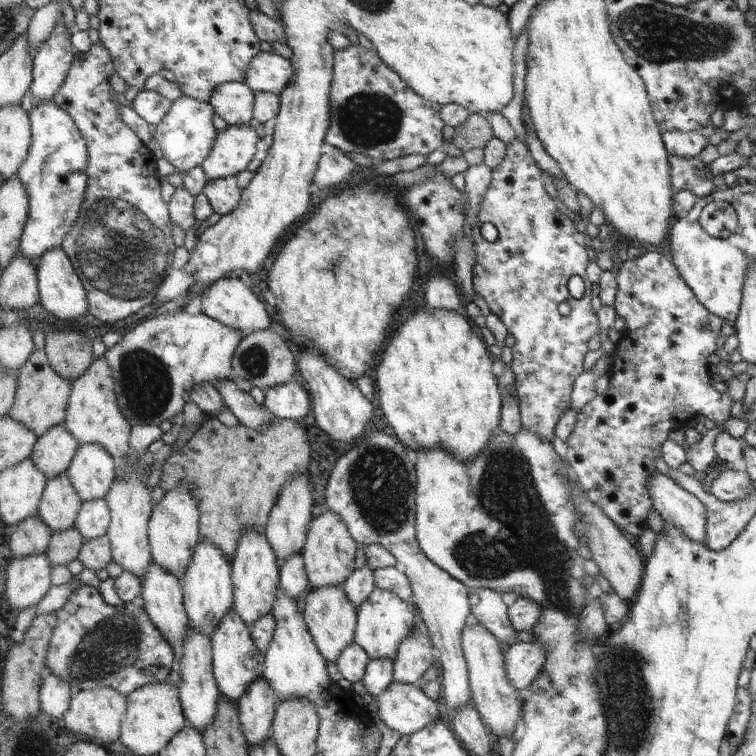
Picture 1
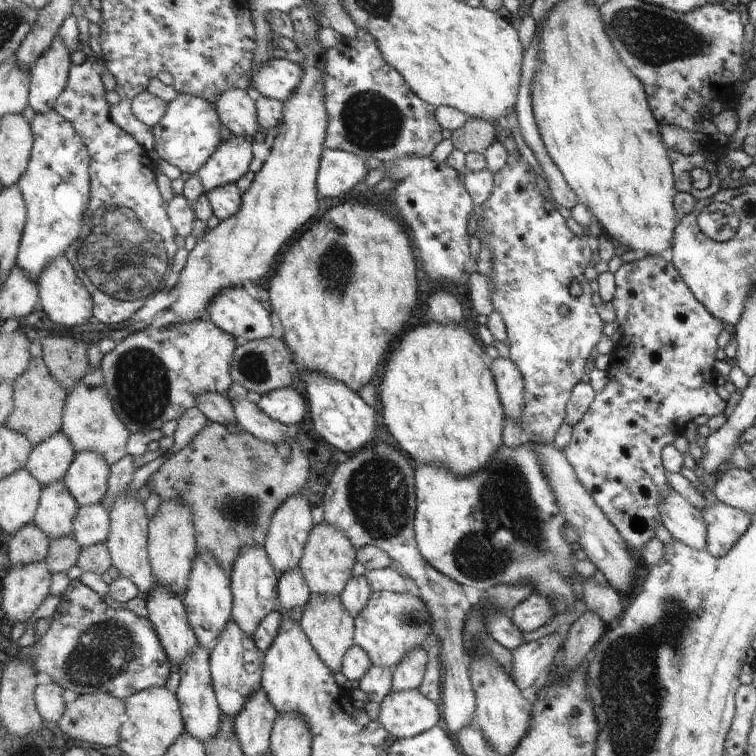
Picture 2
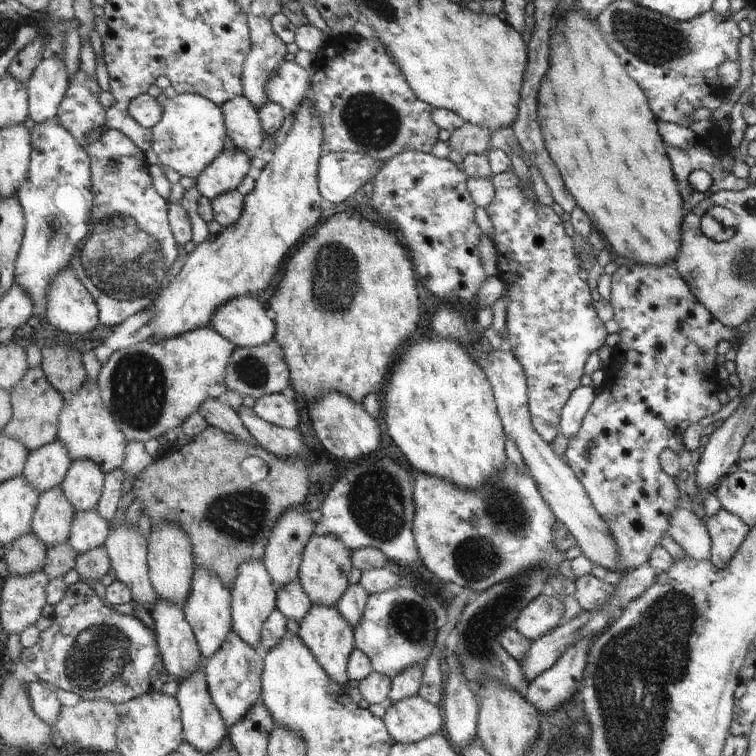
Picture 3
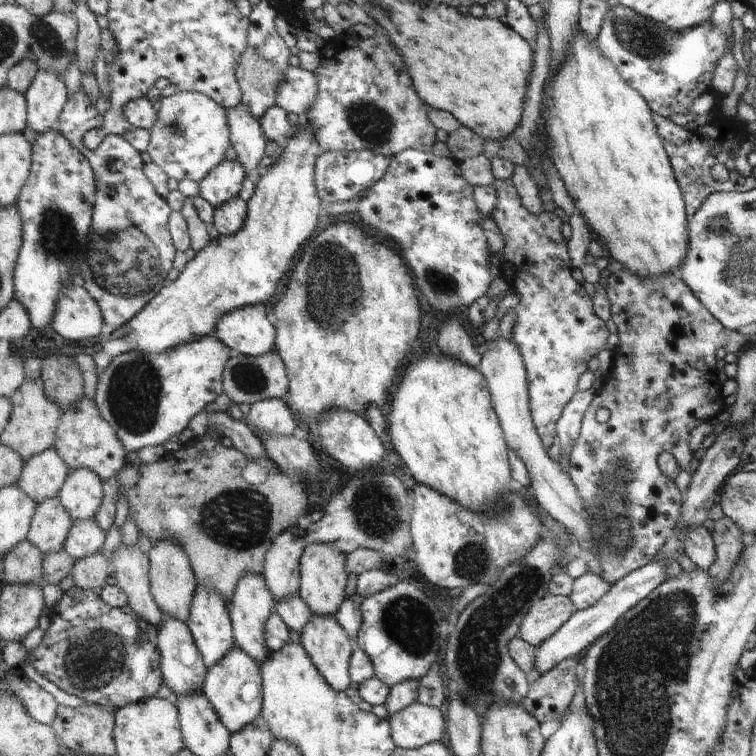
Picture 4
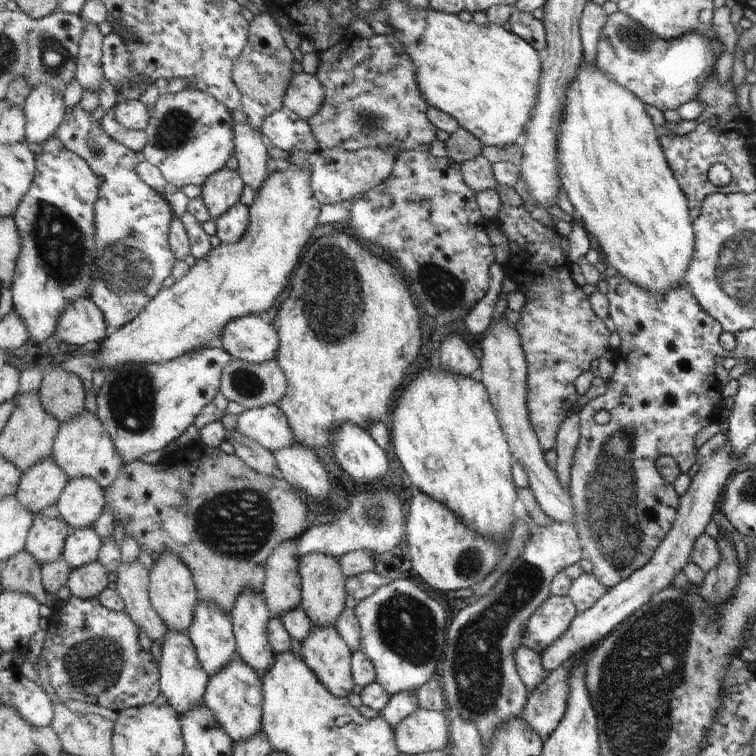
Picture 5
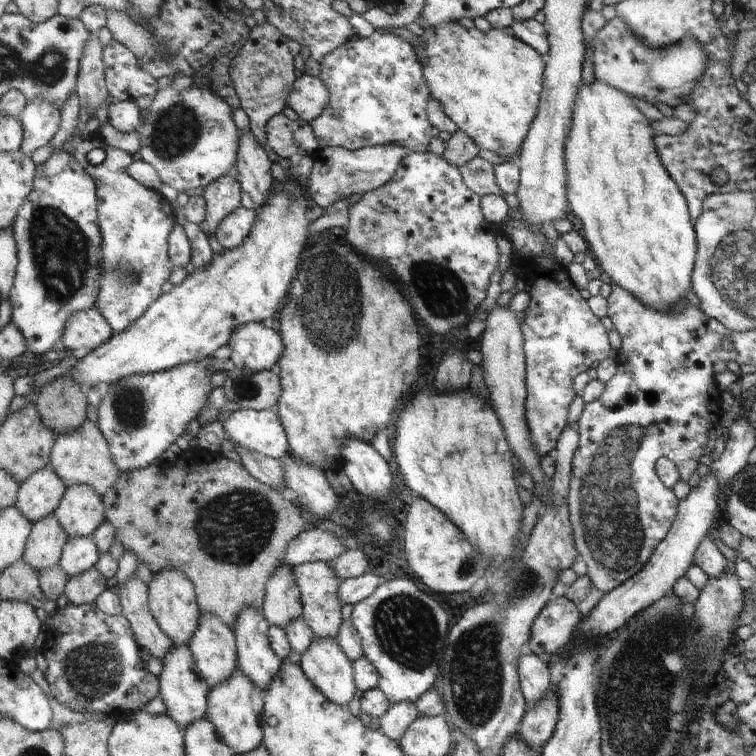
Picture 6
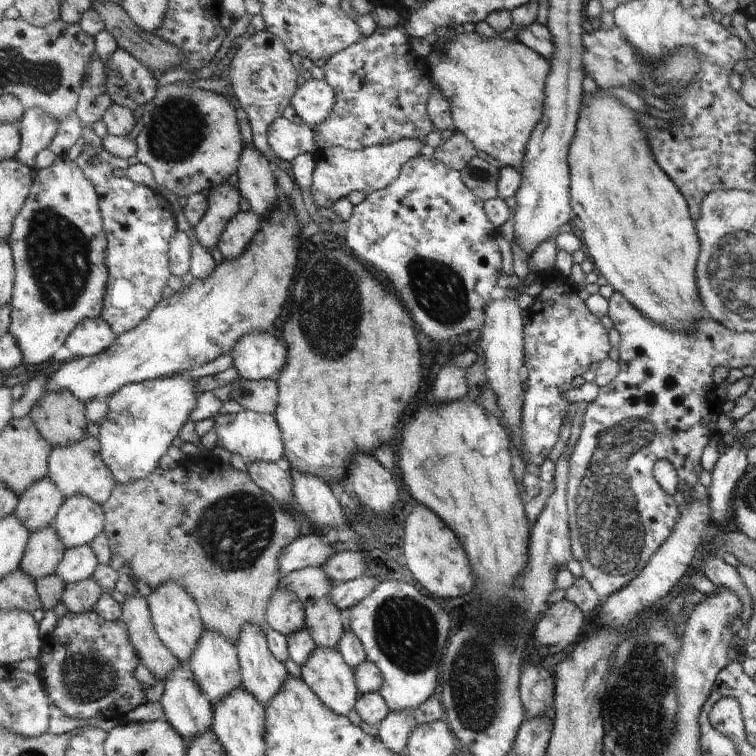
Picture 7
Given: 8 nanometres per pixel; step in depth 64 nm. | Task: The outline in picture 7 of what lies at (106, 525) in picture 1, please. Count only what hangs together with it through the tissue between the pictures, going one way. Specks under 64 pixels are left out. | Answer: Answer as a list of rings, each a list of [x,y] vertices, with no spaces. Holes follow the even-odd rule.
[[[91,544],[79,546],[79,548],[69,548],[65,553],[56,574],[61,576],[61,580],[65,582],[66,586],[71,586],[75,582],[83,582],[95,574],[99,558],[95,556],[95,550],[91,548]]]

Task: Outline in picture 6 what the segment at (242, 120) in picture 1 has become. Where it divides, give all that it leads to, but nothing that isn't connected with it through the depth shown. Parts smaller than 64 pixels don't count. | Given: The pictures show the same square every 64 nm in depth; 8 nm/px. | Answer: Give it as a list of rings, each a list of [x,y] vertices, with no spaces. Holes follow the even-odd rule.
[[[239,130],[239,152],[236,166],[238,168],[238,180],[242,184],[244,192],[247,192],[257,206],[263,206],[267,200],[267,194],[271,194],[274,188],[271,175],[271,159],[267,156],[267,150],[263,144],[259,144],[257,136],[249,130]]]

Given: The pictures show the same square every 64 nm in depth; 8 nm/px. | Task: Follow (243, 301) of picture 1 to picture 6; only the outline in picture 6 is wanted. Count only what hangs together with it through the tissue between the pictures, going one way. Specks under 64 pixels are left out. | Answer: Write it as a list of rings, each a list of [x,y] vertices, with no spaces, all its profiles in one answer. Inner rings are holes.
[[[263,322],[239,326],[231,334],[231,342],[227,347],[231,350],[230,364],[247,368],[251,372],[277,369],[285,352],[283,340],[276,327],[268,327]]]

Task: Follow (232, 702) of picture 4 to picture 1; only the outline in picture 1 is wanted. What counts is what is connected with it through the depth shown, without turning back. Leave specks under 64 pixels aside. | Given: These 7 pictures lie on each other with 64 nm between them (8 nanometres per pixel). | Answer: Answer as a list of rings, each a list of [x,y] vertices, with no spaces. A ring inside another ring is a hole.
[[[231,608],[231,612],[227,612],[221,620],[221,624],[215,630],[212,638],[214,674],[218,681],[219,692],[225,700],[231,700],[235,704],[238,704],[251,684],[263,676],[265,668],[263,654],[257,649],[257,644],[253,642],[249,627],[247,622],[239,616],[239,612],[235,612],[235,608]]]

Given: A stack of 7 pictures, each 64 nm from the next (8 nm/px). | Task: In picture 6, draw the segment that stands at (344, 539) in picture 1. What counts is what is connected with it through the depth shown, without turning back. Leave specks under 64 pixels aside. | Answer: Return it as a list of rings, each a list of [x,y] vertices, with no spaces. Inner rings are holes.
[[[323,560],[299,564],[294,567],[294,574],[295,582],[299,584],[302,592],[303,620],[315,632],[314,635],[317,638],[333,636],[338,640],[339,628],[342,627],[343,622],[343,616],[341,616],[343,604],[339,600],[339,588],[342,587],[343,580],[335,572],[335,568],[331,568],[330,564]]]

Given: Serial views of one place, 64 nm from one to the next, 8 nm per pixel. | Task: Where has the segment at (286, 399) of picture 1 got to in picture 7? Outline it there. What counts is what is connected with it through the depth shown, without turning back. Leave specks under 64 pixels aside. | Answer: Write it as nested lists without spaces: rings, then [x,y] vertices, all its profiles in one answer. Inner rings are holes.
[[[248,409],[238,413],[218,414],[214,418],[213,427],[220,437],[217,446],[241,456],[248,465],[259,460],[283,463],[286,441],[283,440],[283,430],[273,414],[259,414]]]

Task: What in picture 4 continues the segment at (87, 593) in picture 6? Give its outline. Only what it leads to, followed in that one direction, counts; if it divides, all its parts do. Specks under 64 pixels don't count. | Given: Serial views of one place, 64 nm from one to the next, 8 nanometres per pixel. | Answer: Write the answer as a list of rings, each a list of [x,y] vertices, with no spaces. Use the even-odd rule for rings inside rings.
[[[101,552],[79,560],[72,570],[74,584],[83,590],[104,589],[111,574],[110,561]]]

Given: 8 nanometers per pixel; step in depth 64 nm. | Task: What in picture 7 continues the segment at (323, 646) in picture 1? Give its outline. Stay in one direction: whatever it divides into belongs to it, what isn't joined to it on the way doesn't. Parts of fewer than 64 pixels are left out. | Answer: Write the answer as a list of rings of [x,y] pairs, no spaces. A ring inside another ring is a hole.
[[[316,646],[311,658],[303,664],[301,677],[311,686],[311,690],[339,716],[349,716],[359,700],[359,689],[354,669],[347,664],[343,654],[336,648]]]

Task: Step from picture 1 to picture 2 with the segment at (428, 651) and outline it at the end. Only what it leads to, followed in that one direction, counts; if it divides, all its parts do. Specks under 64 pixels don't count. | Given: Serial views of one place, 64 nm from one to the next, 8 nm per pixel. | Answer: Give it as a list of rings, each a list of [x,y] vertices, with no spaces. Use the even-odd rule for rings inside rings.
[[[415,648],[411,650],[405,660],[393,670],[393,692],[405,692],[415,690],[422,686],[424,676],[427,672],[427,649]]]

